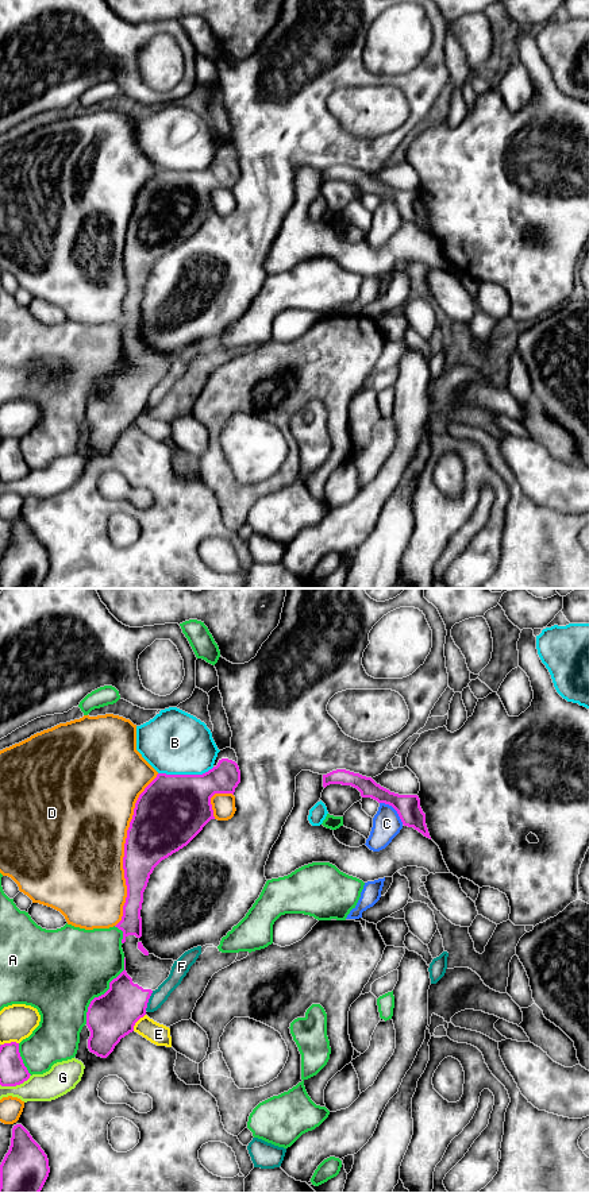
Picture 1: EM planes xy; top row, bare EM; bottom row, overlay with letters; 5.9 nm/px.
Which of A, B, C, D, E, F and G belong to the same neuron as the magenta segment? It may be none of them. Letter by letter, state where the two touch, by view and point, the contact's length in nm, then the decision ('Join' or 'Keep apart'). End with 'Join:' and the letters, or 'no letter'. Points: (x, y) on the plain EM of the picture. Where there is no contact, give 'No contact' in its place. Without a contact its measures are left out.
A: Touches magenta at xy (104, 389). Shared border 460 nm. Keep apart
B: Touches magenta at xy (185, 170). Shared border 340 nm. Keep apart
C: Touches magenta at xy (395, 204). Shared border 190 nm. Keep apart
D: Touches magenta at xy (124, 246). Shared border 950 nm. Keep apart
E: Touches magenta at xy (137, 416). Shared border 130 nm. Keep apart
F: Touches magenta at xy (147, 396). Shared border 130 nm. Keep apart
G: Touches magenta at xy (15, 481). Shared border 200 nm. Keep apart
Join: no letter

